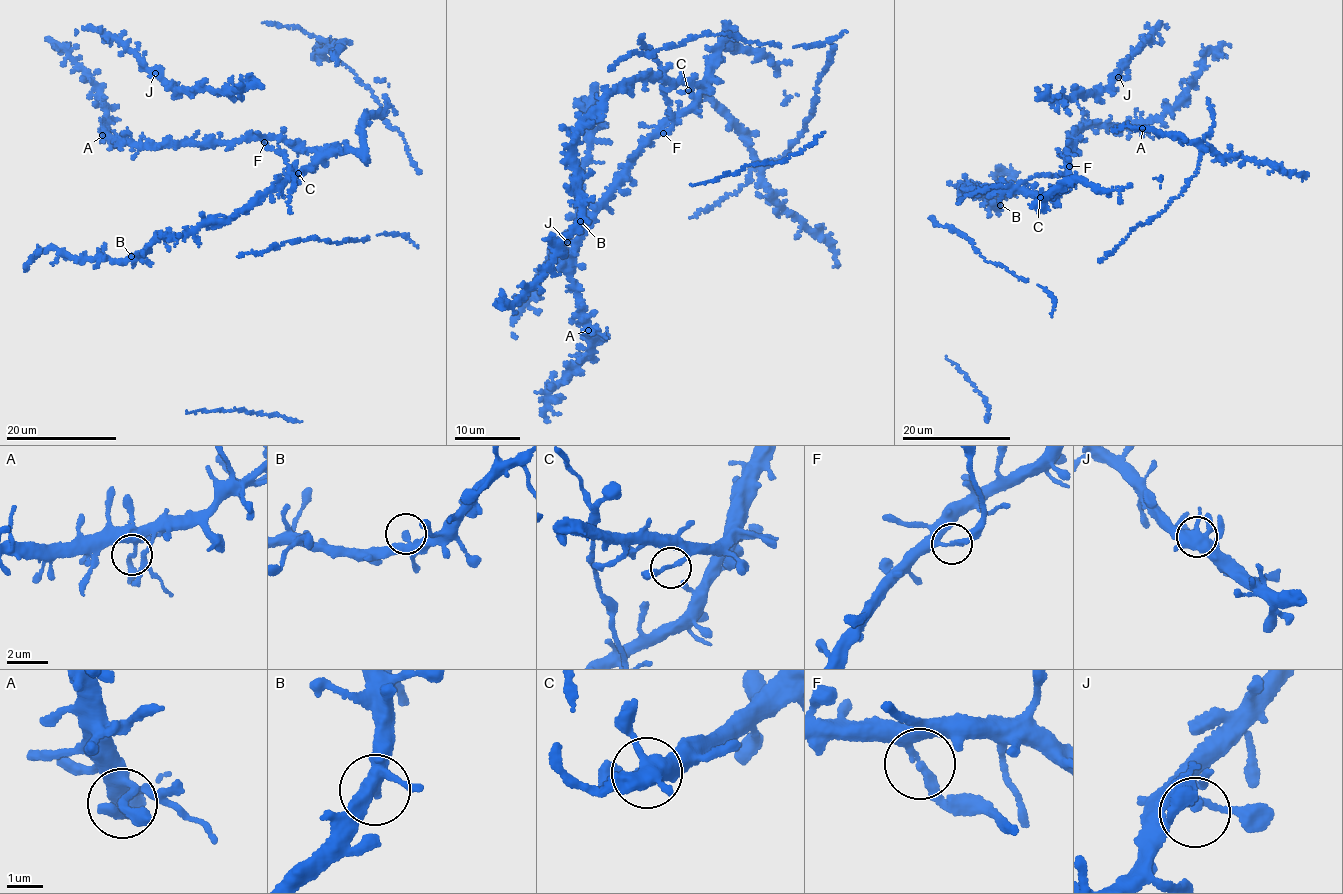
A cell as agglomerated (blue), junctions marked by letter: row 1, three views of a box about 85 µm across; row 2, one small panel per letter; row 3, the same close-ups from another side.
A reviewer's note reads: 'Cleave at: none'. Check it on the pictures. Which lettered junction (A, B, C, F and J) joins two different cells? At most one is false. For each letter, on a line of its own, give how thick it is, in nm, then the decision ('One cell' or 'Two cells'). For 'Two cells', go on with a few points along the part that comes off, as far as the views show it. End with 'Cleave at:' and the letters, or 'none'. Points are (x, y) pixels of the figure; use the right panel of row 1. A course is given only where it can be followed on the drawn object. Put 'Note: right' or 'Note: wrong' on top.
Note: wrong
A: Thickness 200 nm. One cell
B: Thickness 240 nm. One cell
C: Thickness 220 nm. One cell
F: Thickness 220 nm. Two cells. Course of the part to remove: (1068, 166), (1066, 174), (1040, 175), (1015, 186), (991, 186), (957, 203)
J: Thickness 240 nm. One cell
Cleave at: F

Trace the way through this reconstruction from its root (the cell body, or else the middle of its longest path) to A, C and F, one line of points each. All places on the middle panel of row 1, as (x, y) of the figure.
A: (658, 76), (663, 76), (672, 129), (639, 146), (591, 219), (576, 251), (571, 283), (588, 330)
C: (658, 76), (668, 80), (683, 79), (691, 87), (688, 90)
F: (658, 76), (663, 76), (665, 102), (672, 118), (672, 129), (663, 133)

